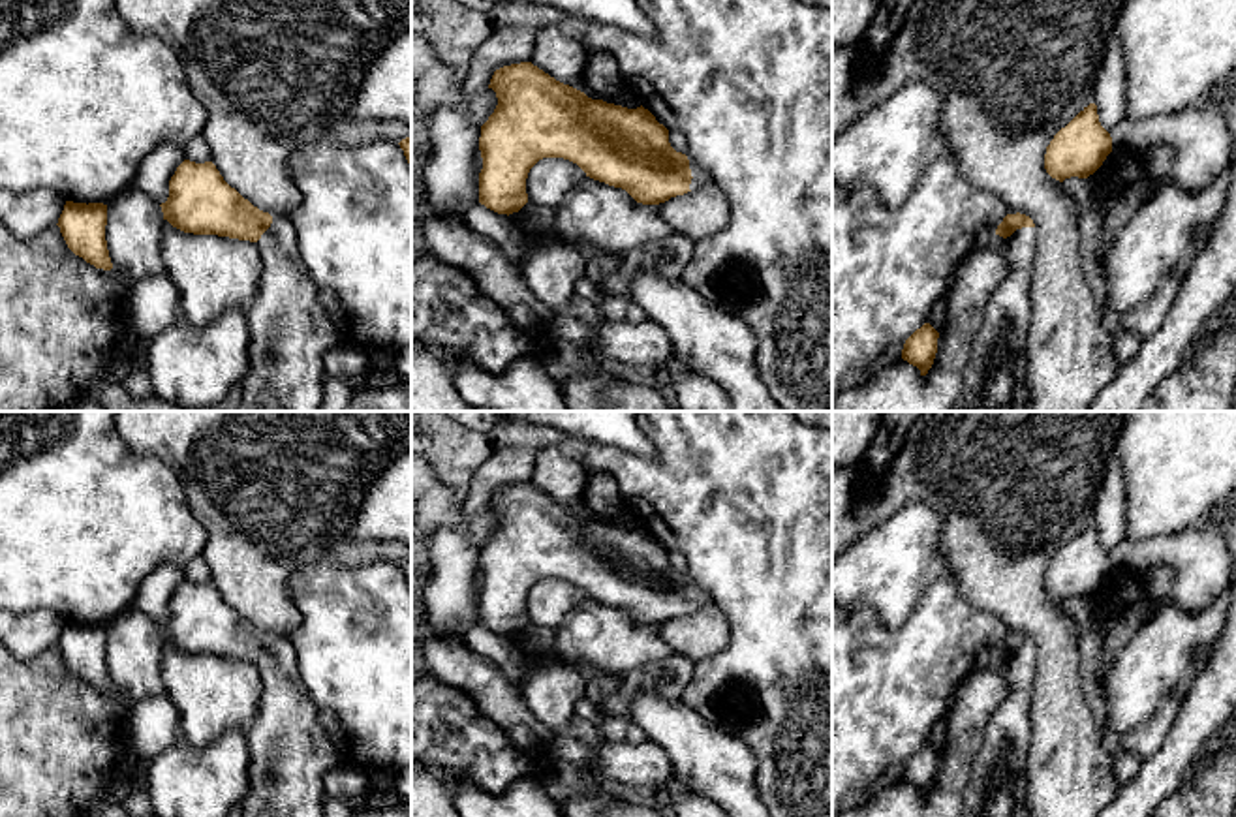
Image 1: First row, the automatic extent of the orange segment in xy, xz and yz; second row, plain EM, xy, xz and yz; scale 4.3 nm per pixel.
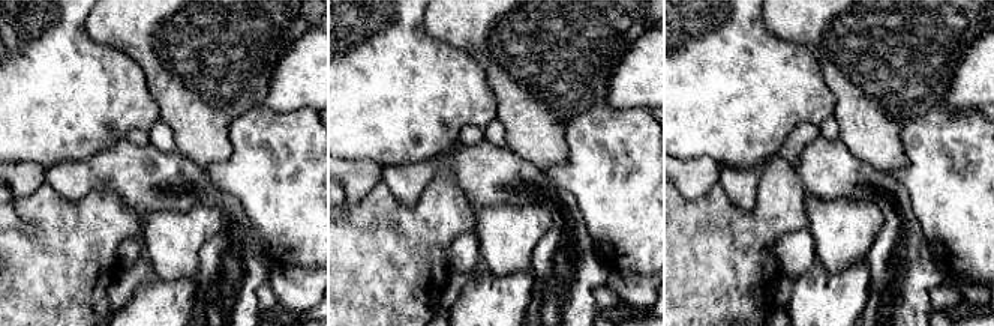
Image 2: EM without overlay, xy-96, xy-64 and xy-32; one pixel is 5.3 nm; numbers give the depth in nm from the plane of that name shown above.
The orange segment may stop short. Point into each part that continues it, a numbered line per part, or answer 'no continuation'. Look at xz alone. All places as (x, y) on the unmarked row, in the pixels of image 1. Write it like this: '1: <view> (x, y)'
1: xz (701, 598)

